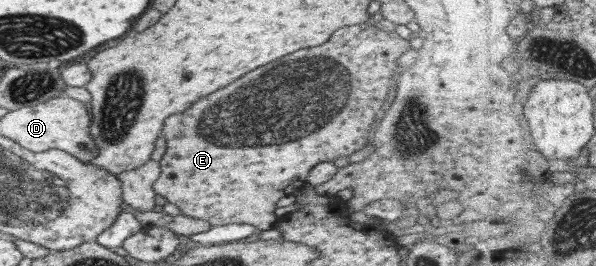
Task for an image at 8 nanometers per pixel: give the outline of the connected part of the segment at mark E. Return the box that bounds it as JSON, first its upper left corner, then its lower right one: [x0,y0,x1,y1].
[153,22,409,231]

